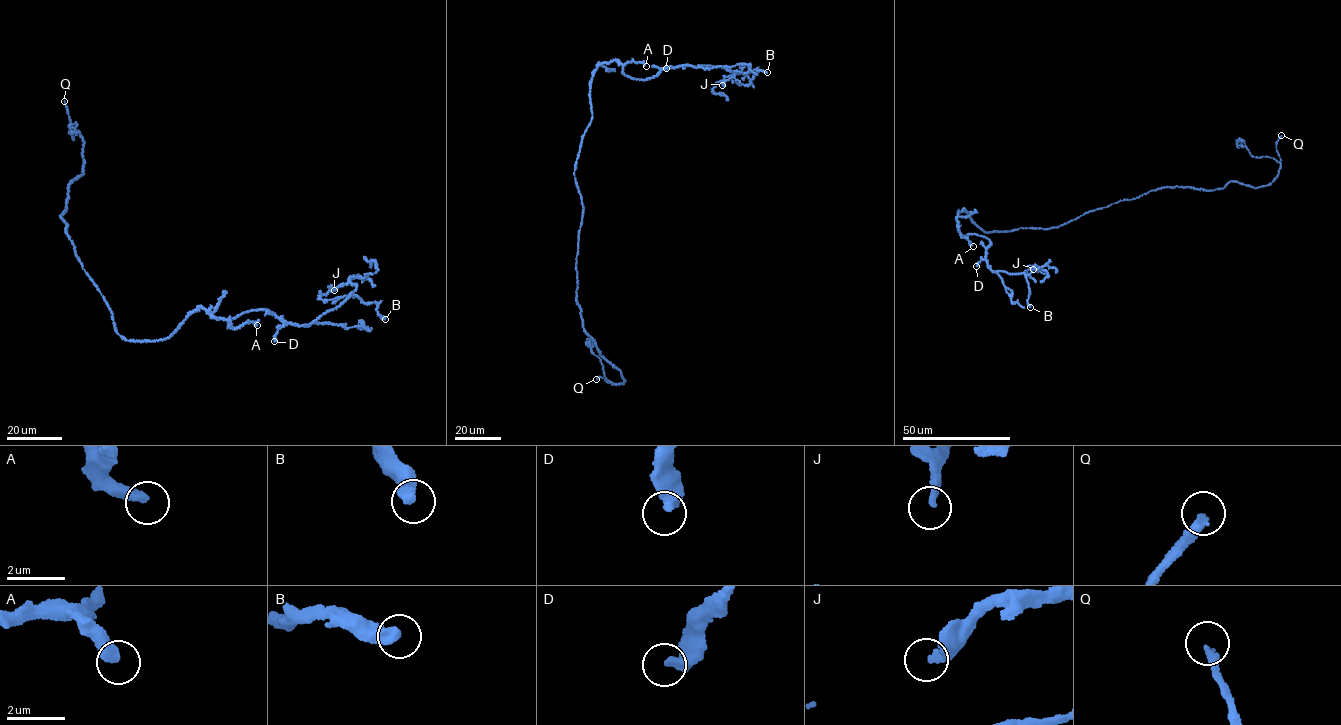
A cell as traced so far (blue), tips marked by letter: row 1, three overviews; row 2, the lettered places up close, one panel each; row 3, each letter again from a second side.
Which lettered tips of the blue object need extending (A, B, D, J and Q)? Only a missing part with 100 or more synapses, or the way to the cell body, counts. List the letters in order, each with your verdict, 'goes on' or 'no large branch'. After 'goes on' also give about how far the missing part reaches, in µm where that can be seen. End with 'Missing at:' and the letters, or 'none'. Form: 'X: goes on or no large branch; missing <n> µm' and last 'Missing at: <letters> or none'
A: no large branch
B: no large branch
D: no large branch
J: no large branch
Q: goes on; missing 25 µm
Missing at: Q

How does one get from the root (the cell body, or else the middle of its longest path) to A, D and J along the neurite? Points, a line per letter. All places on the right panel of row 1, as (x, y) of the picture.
A: (1024, 228), (987, 233), (963, 210), (956, 219), (960, 234), (973, 246)
D: (1024, 228), (987, 233), (969, 214), (960, 211), (959, 232), (984, 237), (991, 243), (985, 258), (976, 266)
J: (1024, 228), (987, 233), (964, 210), (956, 219), (962, 235), (991, 243), (992, 271), (1033, 269)

